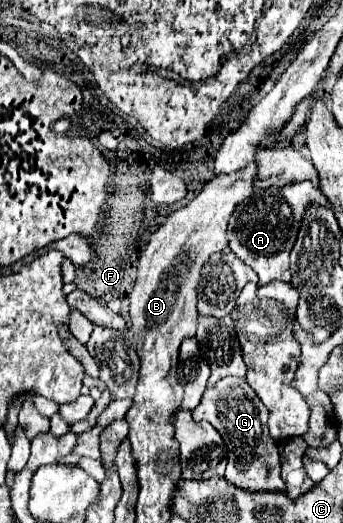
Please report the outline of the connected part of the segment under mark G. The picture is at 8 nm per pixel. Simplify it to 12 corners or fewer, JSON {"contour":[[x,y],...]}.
{"contour":[[245,378],[209,386],[191,410],[227,446],[225,478],[285,490],[269,412]]}

